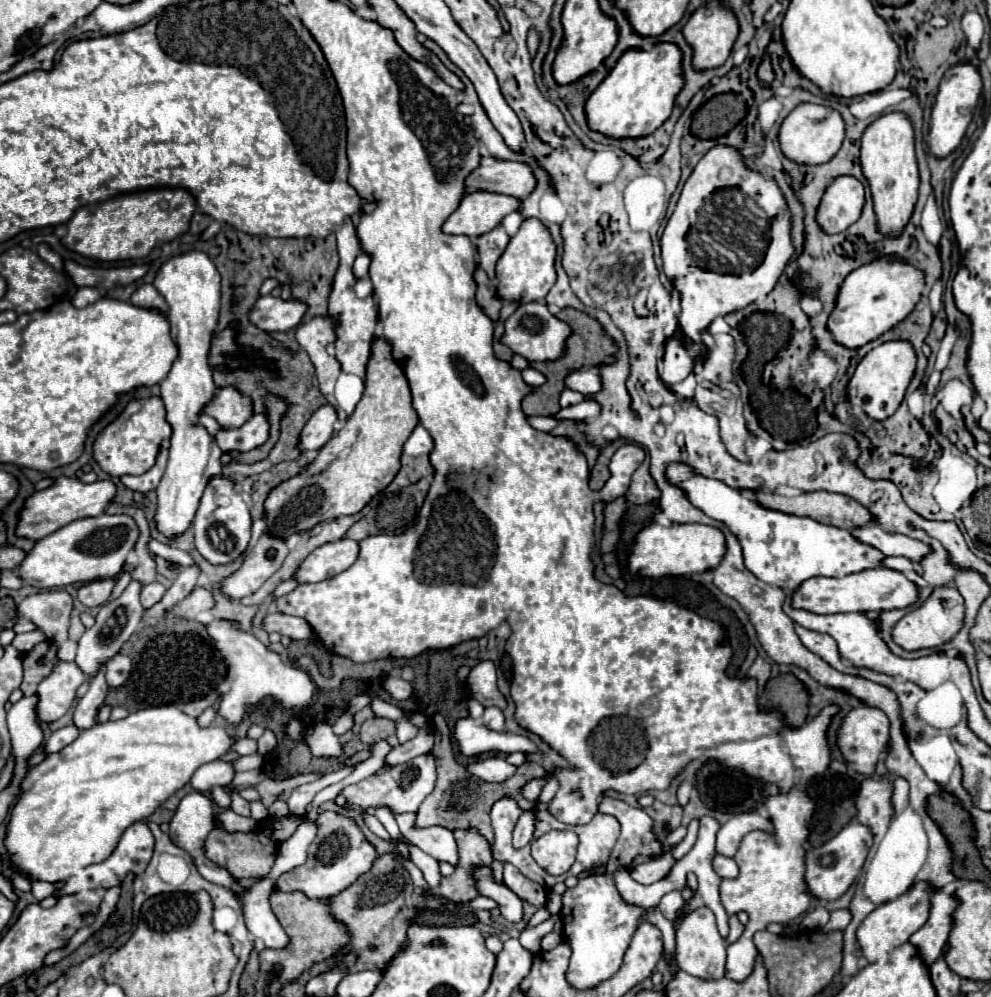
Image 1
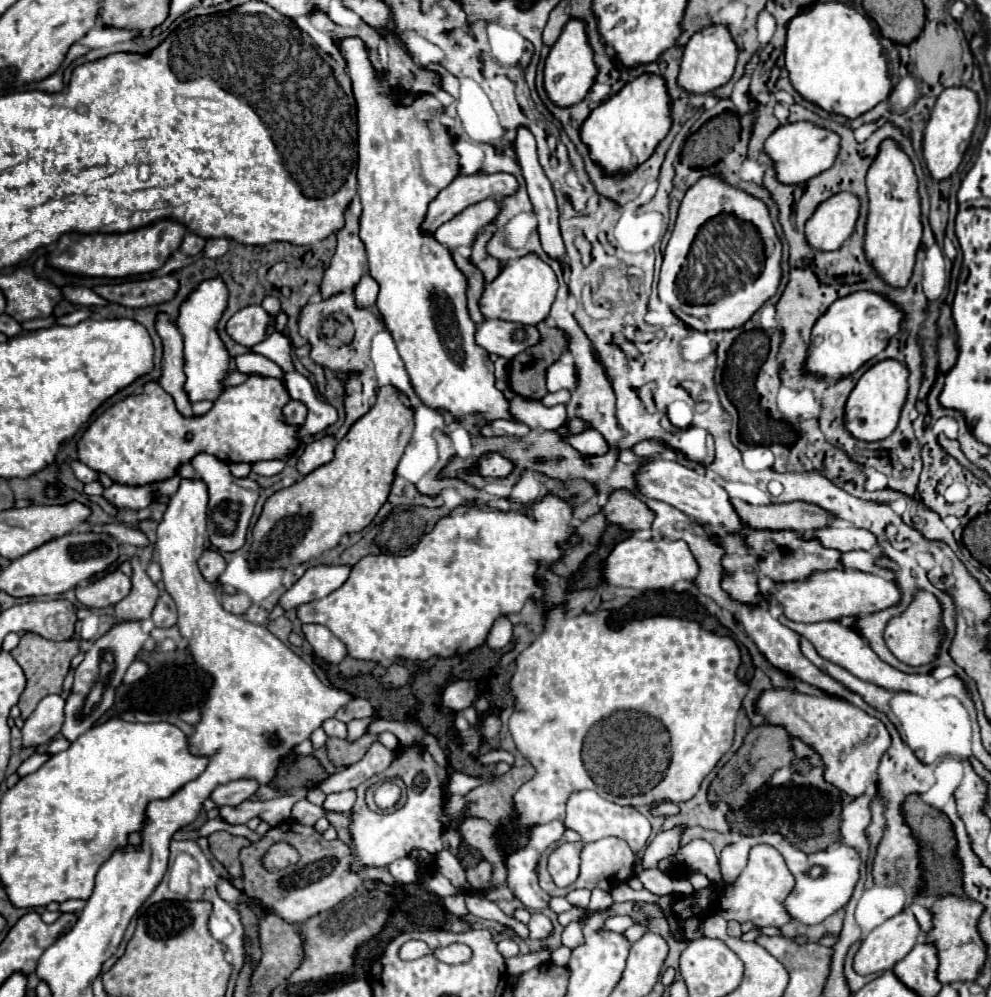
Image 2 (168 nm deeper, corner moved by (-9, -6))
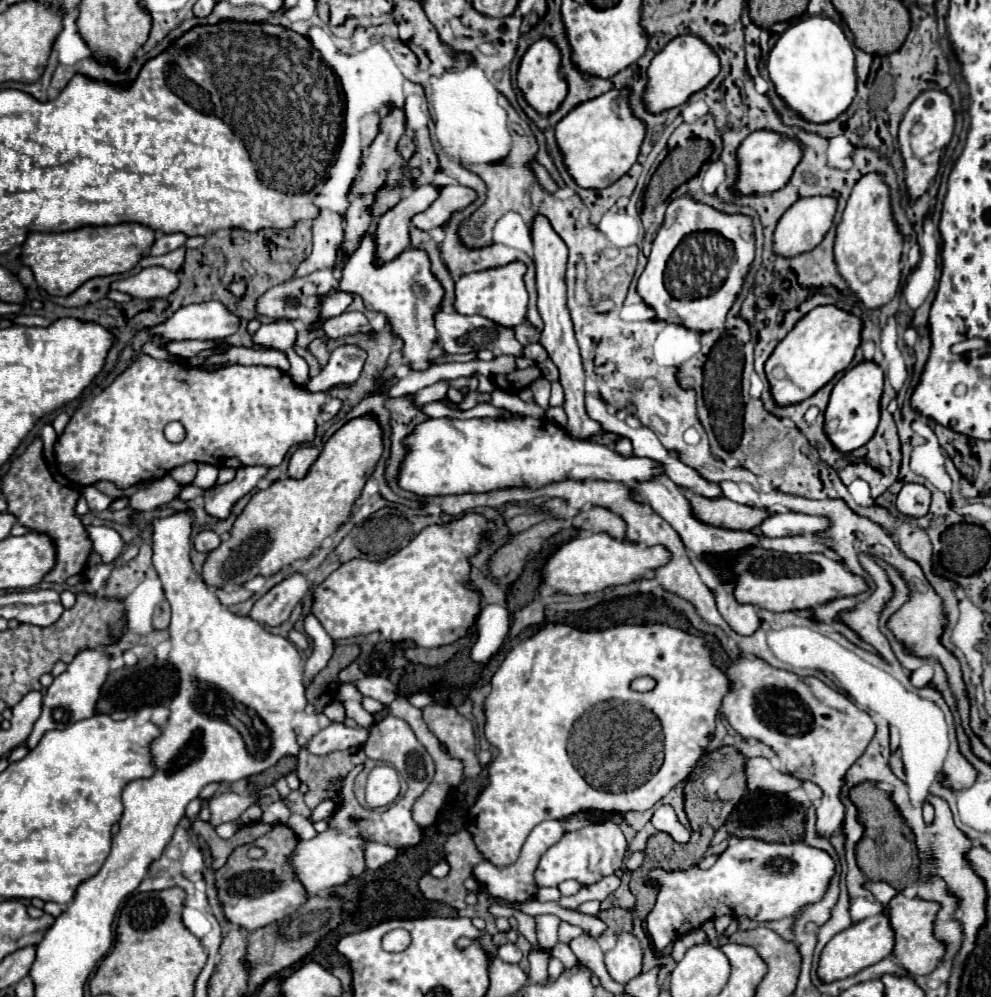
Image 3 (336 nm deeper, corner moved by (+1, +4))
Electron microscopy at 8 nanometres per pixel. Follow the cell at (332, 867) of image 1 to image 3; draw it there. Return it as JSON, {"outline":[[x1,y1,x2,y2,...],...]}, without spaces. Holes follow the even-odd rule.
{"outline":[[274,824,272,830,260,836,254,844,266,850,264,858,250,860,248,846,244,844,230,854,228,862,220,870,216,870,218,898,224,904,226,918,250,932,296,912,310,898,308,892,304,892,304,884,296,880,296,872,288,868,288,856,292,856,292,848,298,844,298,836,290,826]]}

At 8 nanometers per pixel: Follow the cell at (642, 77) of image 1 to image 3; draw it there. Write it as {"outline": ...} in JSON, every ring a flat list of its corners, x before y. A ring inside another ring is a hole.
{"outline":[[606,92,604,96,578,104,574,110,568,112,568,116,564,116,556,124,556,140,564,154,564,164,570,176,582,188,606,188,614,184,620,176,624,176,636,162,644,136,646,136,646,124,642,120,636,120,636,114,632,112,632,108,628,108,628,92]]}

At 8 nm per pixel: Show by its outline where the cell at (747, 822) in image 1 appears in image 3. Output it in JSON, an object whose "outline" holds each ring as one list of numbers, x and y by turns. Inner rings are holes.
{"outline":[[740,838,734,844,728,844,710,870,700,870,698,866,684,872,652,870,648,880,658,882,660,892,654,910,646,918,646,930,652,938,654,950,662,952,678,936,716,916,748,916,758,922,790,918,804,906,824,898,834,872,834,858,826,850,804,842,772,844]]}

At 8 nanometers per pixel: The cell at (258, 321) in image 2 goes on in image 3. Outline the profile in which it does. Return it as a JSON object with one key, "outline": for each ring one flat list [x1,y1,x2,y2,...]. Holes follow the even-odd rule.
{"outline":[[202,302,180,308,164,324,148,332,170,340,220,340,232,336,240,326,240,316,222,302]]}

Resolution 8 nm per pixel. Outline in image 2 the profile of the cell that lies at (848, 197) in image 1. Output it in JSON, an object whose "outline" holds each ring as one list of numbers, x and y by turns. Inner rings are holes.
{"outline":[[836,194,822,202,804,226,804,236,814,250,838,250,854,232,860,202,854,194]]}

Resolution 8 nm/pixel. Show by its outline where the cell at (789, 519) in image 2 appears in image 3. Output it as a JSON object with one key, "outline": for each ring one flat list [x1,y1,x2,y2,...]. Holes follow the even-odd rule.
{"outline":[[686,492,686,498,690,500,696,518,700,518,706,524,732,528,732,530,752,530,752,528,760,526,768,516,776,514,766,508,744,506,744,504,732,502,728,498,710,500,710,498,694,494,694,492]]}

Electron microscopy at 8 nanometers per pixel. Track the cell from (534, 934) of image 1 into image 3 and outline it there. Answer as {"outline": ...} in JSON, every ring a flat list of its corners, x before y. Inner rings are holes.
{"outline":[[504,944,504,946,500,946,498,948,498,952,496,952,496,956,500,958,500,960,504,960,504,962,520,962,520,958,522,958,522,952,514,946,514,944]]}

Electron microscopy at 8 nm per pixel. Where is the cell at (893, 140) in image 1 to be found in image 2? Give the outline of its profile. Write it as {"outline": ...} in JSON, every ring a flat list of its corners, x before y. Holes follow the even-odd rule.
{"outline":[[886,140,878,158,872,162,868,176,868,218,864,232,864,254,866,262,876,270,876,274,894,288,904,288,912,278,916,250,922,238,920,222,920,198,918,198,918,180,912,168,910,158]]}

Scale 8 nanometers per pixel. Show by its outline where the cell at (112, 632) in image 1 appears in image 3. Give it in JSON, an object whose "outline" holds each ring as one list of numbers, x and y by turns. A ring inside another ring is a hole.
{"outline":[[84,648,76,654,76,658,68,664,66,672,56,676,52,686,44,694,42,714,36,720,34,730,32,730,32,734,26,742,28,748,34,748,46,732,68,728,68,726,72,726,72,724,94,714,94,706,96,706,96,700,100,696,100,688,106,682,108,672,110,672,110,662,112,662,112,658,106,652,102,652,100,648]]}

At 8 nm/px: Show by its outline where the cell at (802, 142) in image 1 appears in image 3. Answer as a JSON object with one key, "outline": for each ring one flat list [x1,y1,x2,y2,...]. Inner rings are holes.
{"outline":[[756,130,738,148,740,176,736,180,736,190,742,194,750,192,774,192,780,190,792,176,796,164,802,156,802,142,780,134,776,130]]}

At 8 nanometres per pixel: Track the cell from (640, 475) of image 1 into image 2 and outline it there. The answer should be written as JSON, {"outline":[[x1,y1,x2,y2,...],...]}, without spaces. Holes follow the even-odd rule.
{"outline":[[614,490,610,494,604,506,604,516,608,524,616,524,626,532,648,530,654,520,654,514,646,510,646,504,642,504,626,490]]}

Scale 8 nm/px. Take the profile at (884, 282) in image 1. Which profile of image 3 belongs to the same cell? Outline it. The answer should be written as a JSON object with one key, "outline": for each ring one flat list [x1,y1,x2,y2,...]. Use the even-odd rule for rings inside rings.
{"outline":[[834,304,814,308,796,322,788,336,776,346,766,362,766,376,772,386,772,396,780,406,810,398,816,390,828,384,838,372,846,370,860,346,864,322,852,312,840,312]]}

